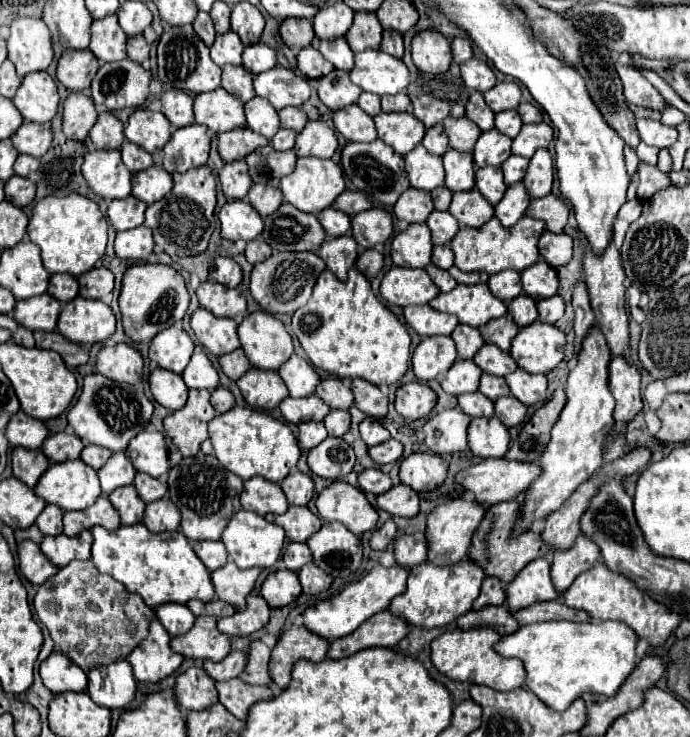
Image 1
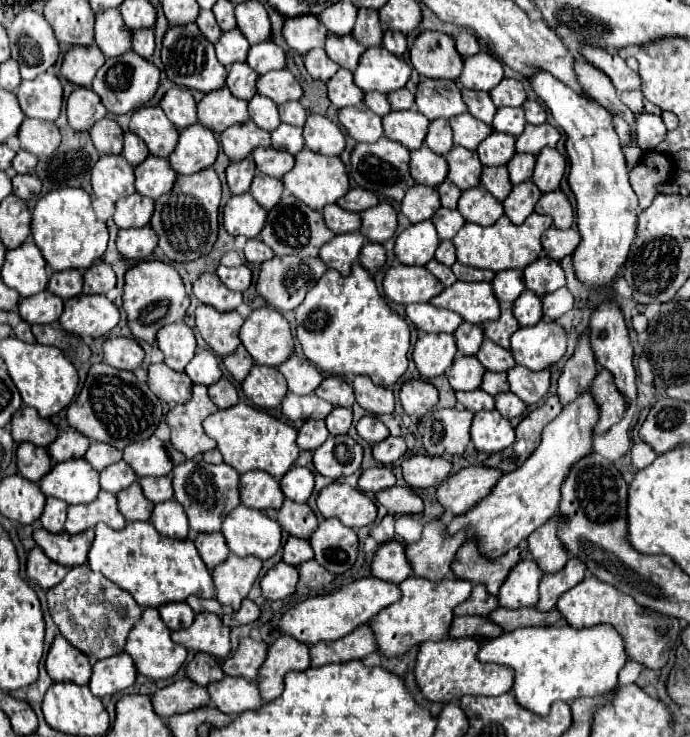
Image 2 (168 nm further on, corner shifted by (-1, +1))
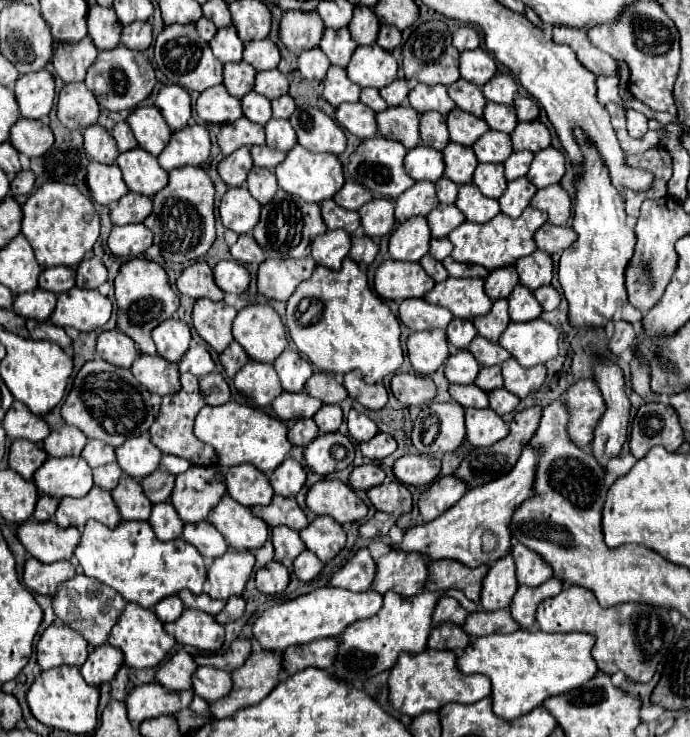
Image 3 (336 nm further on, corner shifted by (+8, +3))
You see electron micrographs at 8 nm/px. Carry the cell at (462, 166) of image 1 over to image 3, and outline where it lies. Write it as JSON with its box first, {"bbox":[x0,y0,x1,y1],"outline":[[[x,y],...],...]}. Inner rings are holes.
{"bbox":[444,143,478,185],"outline":[[[448,143],[444,153],[444,163],[446,163],[446,177],[454,181],[456,185],[466,185],[472,181],[474,169],[478,165],[476,155],[472,147],[464,147],[458,143]]]}

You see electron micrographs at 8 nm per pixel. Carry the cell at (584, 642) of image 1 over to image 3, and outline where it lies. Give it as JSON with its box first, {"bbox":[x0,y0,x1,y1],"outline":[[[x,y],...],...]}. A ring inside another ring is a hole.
{"bbox":[458,631,598,719],"outline":[[[514,631],[510,635],[476,637],[460,655],[458,669],[462,673],[484,673],[492,681],[494,713],[502,719],[514,719],[530,713],[544,703],[546,697],[582,687],[596,673],[598,665],[592,657],[594,635],[588,633],[544,633],[544,631]]]}

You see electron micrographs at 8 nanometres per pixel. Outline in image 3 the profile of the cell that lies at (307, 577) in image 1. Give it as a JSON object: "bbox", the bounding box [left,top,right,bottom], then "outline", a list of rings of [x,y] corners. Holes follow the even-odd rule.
{"bbox":[294,551,322,581],"outline":[[[302,551],[302,555],[298,555],[294,559],[294,575],[300,581],[312,581],[318,573],[322,571],[322,561],[312,553],[312,551]]]}

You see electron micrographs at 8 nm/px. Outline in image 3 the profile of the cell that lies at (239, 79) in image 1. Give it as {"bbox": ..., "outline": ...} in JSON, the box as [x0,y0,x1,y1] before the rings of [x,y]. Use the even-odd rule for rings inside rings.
{"bbox":[224,61,256,99],"outline":[[[244,61],[224,65],[224,87],[228,89],[230,95],[238,99],[242,99],[248,91],[252,91],[254,77],[256,77],[254,67],[250,67]]]}

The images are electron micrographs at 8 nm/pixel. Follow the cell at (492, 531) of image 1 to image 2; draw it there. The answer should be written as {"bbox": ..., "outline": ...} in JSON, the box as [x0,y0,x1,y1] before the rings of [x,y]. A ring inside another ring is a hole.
{"bbox":[451,539,527,595],"outline":[[[469,539],[455,553],[451,571],[455,577],[459,577],[463,581],[471,581],[473,585],[481,583],[487,587],[487,591],[491,595],[497,595],[499,587],[503,585],[503,581],[509,575],[509,571],[513,569],[513,565],[517,565],[523,557],[527,557],[527,549],[517,547],[495,561],[487,561],[485,557],[481,557],[477,553],[475,543],[471,543],[471,539]]]}

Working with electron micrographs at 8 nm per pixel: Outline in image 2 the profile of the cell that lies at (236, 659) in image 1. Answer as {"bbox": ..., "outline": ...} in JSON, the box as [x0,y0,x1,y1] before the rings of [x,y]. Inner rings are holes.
{"bbox":[185,653,225,687],"outline":[[[195,653],[195,657],[187,663],[185,671],[187,679],[201,687],[207,687],[211,681],[221,681],[225,677],[219,667],[219,661],[209,653]]]}

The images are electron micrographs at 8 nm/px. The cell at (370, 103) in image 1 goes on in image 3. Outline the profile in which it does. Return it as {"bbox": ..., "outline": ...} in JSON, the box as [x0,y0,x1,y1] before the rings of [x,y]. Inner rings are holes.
{"bbox":[360,89,388,111],"outline":[[[362,89],[362,93],[360,93],[360,101],[364,103],[364,105],[368,105],[372,111],[384,111],[388,105],[386,105],[386,101],[378,95],[378,91],[376,89]]]}

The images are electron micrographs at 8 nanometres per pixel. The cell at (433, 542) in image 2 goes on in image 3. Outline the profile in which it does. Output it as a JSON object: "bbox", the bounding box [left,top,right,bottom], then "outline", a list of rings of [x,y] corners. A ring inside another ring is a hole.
{"bbox":[372,549,430,597],"outline":[[[390,549],[376,561],[376,579],[372,589],[378,593],[396,591],[404,597],[412,597],[424,589],[430,575],[424,555]]]}

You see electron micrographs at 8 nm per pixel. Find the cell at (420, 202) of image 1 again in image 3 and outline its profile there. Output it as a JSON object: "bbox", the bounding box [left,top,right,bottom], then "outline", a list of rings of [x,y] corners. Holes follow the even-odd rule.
{"bbox":[394,181,440,219],"outline":[[[418,181],[394,201],[396,219],[410,219],[410,217],[416,217],[416,215],[428,215],[438,203],[440,201],[436,197],[434,183]]]}

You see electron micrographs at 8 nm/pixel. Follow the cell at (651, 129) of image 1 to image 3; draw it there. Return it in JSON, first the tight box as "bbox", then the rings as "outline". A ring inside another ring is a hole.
{"bbox":[626,109,648,139],"outline":[[[628,109],[626,111],[626,123],[628,123],[628,133],[634,137],[634,139],[642,139],[648,131],[648,119],[644,113],[640,111],[634,111],[634,109]]]}

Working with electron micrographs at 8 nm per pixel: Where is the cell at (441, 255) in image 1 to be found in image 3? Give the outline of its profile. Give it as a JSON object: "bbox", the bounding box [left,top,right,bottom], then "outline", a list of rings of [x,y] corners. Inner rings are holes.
{"bbox":[430,237,452,261],"outline":[[[442,237],[442,239],[432,239],[430,243],[430,255],[438,261],[444,261],[452,251],[452,243],[448,241],[448,237]]]}

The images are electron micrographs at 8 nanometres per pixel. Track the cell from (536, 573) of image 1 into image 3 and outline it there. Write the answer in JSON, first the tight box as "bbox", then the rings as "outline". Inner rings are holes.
{"bbox":[480,555,518,611],"outline":[[[506,555],[490,567],[486,579],[482,581],[482,595],[480,595],[482,607],[486,611],[496,611],[498,607],[510,607],[516,591],[518,591],[518,579],[514,557]]]}

